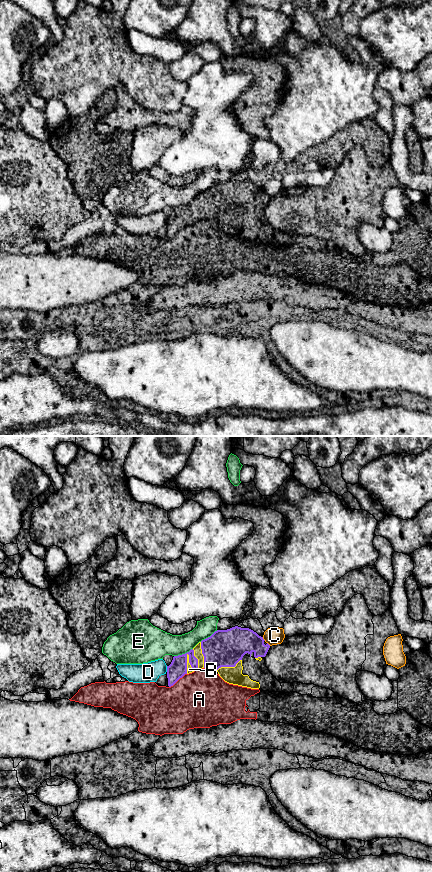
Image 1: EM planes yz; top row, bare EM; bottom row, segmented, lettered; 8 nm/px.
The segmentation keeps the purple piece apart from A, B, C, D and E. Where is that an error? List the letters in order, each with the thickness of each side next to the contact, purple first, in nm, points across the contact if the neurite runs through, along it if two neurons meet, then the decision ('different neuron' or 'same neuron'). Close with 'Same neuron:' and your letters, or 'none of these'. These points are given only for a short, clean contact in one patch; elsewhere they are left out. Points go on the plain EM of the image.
A: 150/460 nm | different neuron
B: 150/50 nm | same neuron
C: 240/140 nm | different neuron
D: 150/160 nm | different neuron
E: 150/260 nm | along yz (192, 200), (174, 208) | different neuron
Same neuron: B

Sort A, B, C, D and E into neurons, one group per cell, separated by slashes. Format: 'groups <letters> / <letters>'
groups A / B / C / D / E

